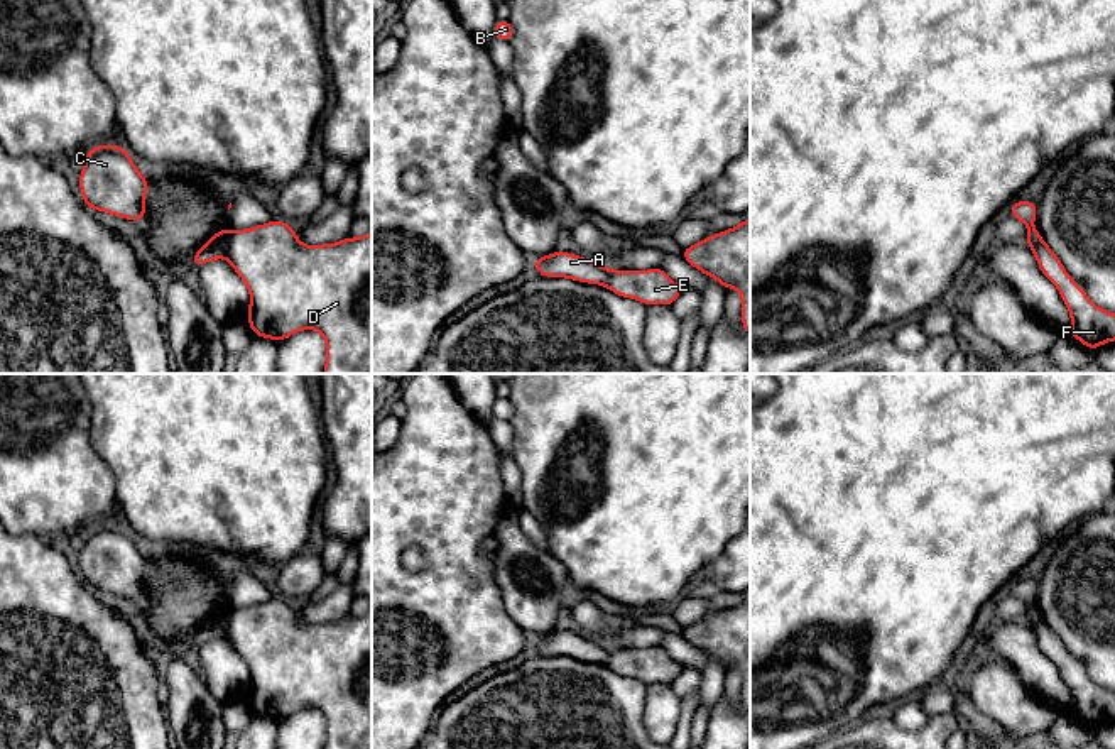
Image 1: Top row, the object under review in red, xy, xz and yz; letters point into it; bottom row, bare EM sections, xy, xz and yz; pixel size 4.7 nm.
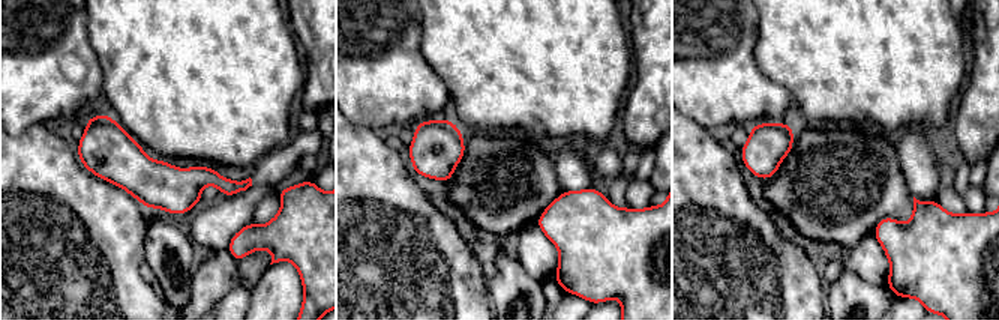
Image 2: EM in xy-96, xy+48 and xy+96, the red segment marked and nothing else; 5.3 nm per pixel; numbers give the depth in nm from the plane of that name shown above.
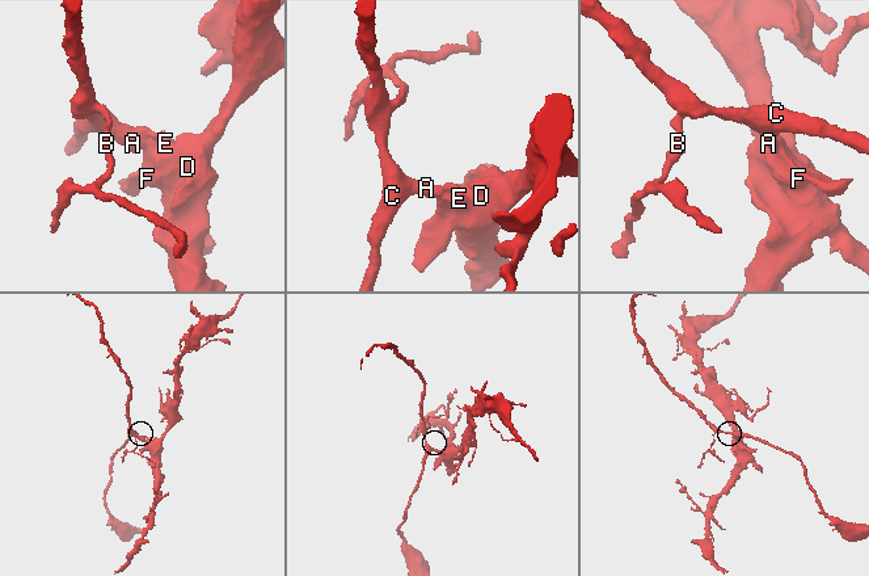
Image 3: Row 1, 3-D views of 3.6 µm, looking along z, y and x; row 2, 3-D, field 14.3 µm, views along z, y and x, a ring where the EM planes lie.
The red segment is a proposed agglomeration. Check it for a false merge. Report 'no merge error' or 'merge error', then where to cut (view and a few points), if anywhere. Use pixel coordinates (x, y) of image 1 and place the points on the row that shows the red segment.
merge error; cut xy (232, 232), (222, 256)

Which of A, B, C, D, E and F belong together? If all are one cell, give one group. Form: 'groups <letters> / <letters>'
groups A B C / D E F

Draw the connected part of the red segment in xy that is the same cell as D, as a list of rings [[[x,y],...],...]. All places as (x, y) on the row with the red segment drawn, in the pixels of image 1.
[[[270,220],[252,228],[233,230],[223,257],[250,291],[250,306],[245,316],[253,336],[272,338],[280,343],[299,330],[318,330],[326,342],[326,364],[323,374],[372,374],[372,230],[362,238],[348,235],[336,243],[302,245],[297,240],[297,232],[287,221]]]

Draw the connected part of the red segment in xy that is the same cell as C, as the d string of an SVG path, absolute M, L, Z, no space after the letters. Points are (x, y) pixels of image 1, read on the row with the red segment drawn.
M105 144L86 150L79 191L88 210L142 223L147 215L144 200L149 184L122 145Z

